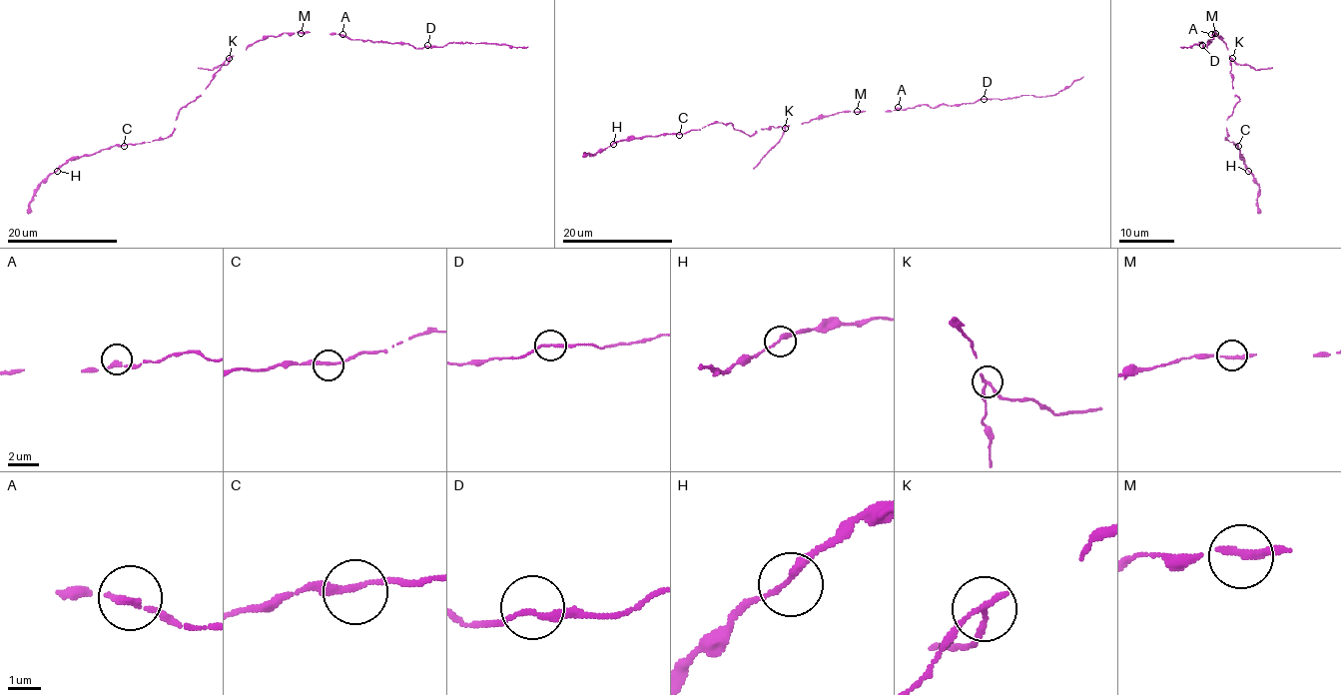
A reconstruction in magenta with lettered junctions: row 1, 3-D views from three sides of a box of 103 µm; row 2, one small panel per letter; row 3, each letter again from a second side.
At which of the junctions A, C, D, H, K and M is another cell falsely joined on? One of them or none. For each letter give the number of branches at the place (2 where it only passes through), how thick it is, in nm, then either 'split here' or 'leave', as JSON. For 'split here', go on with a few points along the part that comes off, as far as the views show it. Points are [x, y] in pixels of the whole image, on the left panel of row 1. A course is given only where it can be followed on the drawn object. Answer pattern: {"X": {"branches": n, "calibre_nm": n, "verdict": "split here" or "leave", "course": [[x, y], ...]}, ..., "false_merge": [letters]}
{"A": {"branches": 2, "calibre_nm": 190, "verdict": "leave"}, "C": {"branches": 2, "calibre_nm": 200, "verdict": "leave"}, "D": {"branches": 2, "calibre_nm": 180, "verdict": "leave"}, "H": {"branches": 2, "calibre_nm": 200, "verdict": "leave"}, "K": {"branches": 2, "calibre_nm": 190, "verdict": "split here", "course": [[230, 58], [225, 65], [219, 65], [212, 70], [198, 67]]}, "M": {"branches": 2, "calibre_nm": 190, "verdict": "leave"}, "false_merge": ["K"]}

